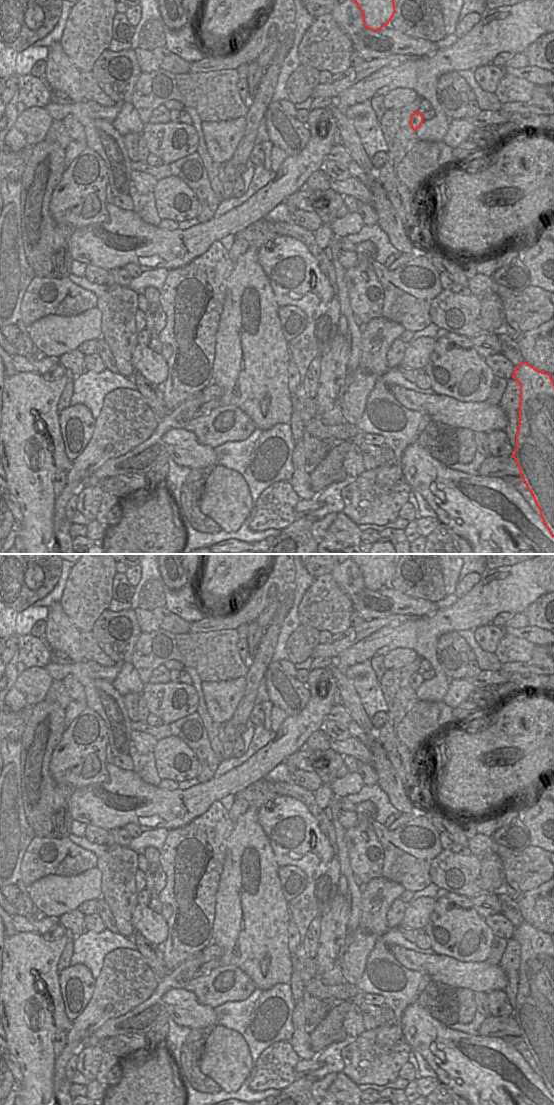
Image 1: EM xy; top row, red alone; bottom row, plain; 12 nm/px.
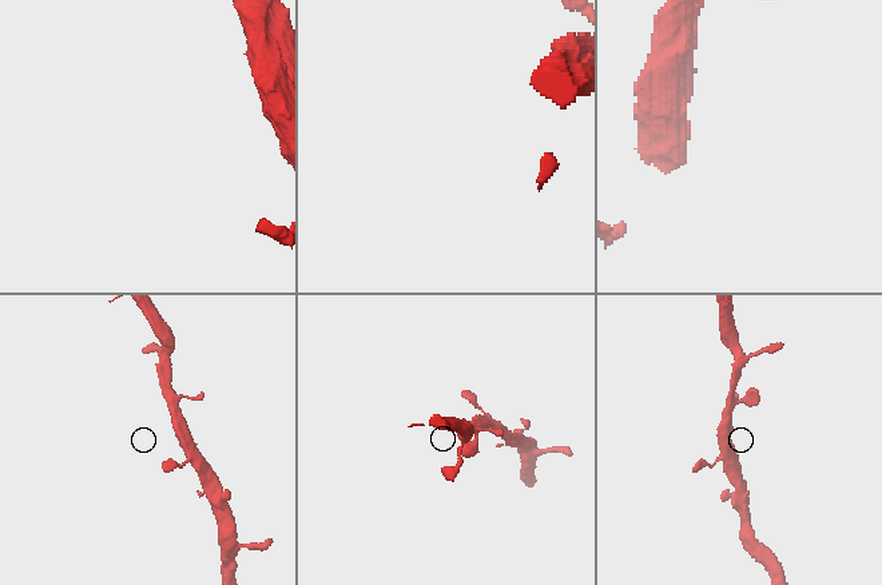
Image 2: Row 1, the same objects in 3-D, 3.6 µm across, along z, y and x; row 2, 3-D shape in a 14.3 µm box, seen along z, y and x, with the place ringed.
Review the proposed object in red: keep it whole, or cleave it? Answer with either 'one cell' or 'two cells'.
one cell

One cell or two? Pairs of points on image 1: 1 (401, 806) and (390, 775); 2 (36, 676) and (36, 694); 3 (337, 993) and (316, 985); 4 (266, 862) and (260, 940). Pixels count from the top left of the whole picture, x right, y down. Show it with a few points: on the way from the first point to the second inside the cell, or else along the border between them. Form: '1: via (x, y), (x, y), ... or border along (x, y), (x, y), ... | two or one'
1: via (400, 798), (390, 783) | one
2: via (36, 680), (36, 690) | one
3: via (332, 993), (326, 993), (321, 990) | one
4: via (262, 881), (260, 885), (260, 921) | one

